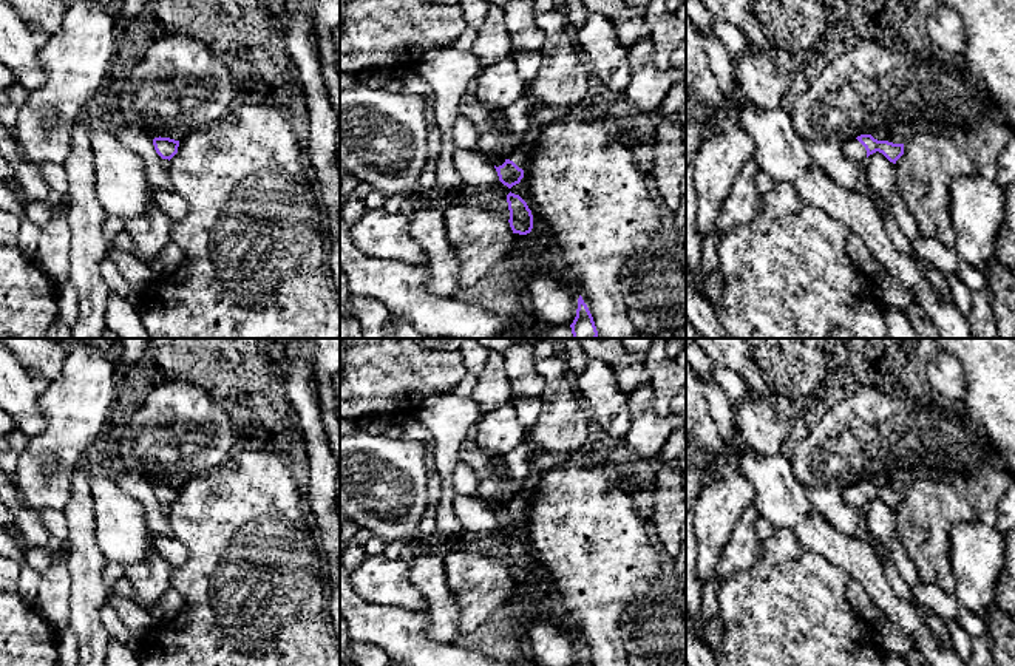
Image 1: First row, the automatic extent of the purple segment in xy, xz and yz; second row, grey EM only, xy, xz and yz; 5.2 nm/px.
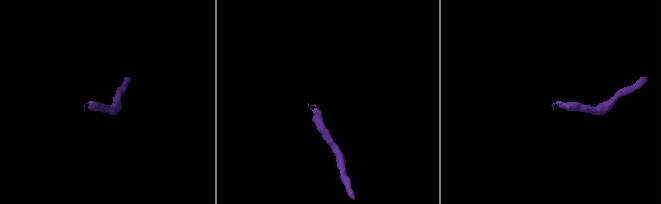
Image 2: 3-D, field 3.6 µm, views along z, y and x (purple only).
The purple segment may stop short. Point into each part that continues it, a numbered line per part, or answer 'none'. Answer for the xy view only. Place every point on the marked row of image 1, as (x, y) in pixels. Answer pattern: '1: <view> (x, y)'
none

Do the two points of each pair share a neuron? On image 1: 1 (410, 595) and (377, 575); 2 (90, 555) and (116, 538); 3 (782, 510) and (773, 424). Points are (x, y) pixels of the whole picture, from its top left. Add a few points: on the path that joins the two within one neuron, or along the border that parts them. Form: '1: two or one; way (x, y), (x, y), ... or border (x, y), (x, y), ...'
1: one; way (402, 594), (385, 581)
2: two; border (93, 513), (96, 544), (108, 561)
3: two; border (780, 450), (771, 455), (745, 453), (740, 461)

